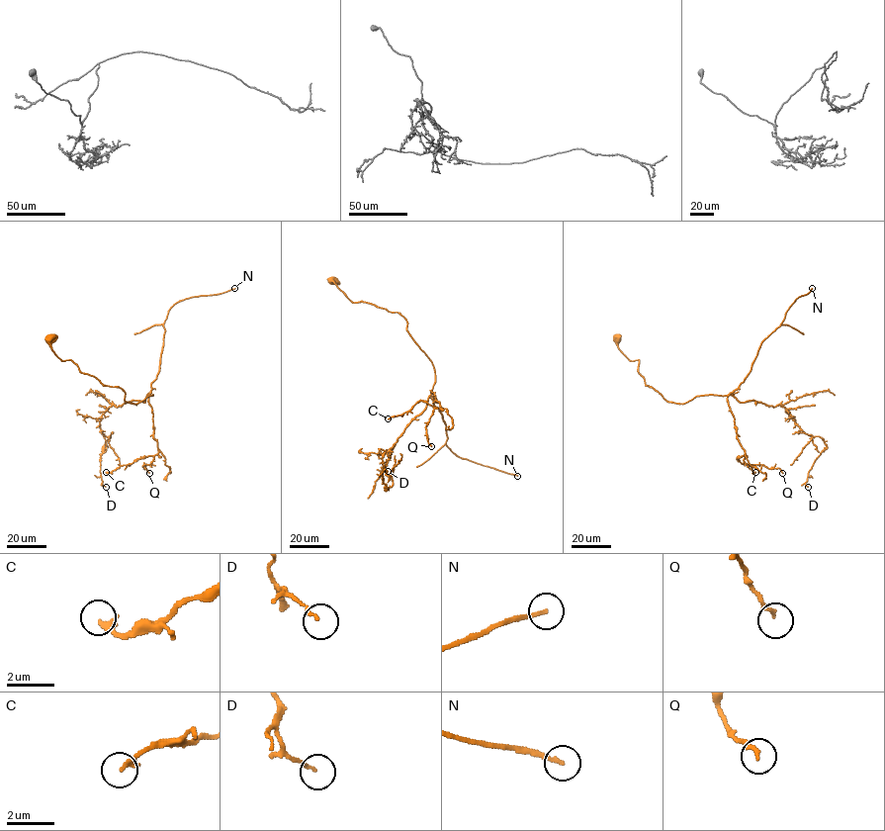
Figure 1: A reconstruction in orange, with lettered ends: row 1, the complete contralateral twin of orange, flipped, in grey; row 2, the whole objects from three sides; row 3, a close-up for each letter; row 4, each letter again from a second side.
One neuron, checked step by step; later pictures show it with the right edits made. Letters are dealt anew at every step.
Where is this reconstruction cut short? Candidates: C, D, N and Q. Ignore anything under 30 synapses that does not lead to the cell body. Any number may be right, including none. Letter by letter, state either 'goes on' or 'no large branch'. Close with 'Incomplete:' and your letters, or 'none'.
C: no large branch
D: no large branch
N: goes on
Q: no large branch
Incomplete: N

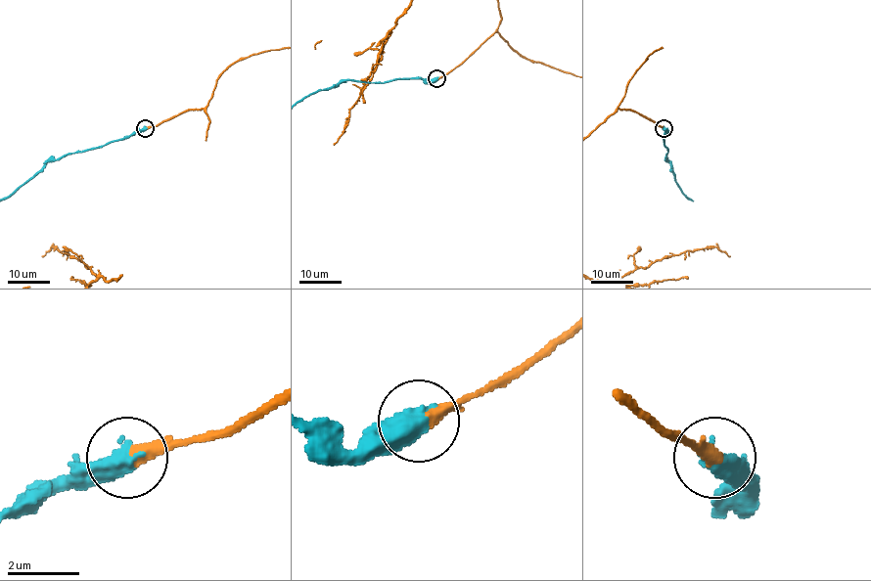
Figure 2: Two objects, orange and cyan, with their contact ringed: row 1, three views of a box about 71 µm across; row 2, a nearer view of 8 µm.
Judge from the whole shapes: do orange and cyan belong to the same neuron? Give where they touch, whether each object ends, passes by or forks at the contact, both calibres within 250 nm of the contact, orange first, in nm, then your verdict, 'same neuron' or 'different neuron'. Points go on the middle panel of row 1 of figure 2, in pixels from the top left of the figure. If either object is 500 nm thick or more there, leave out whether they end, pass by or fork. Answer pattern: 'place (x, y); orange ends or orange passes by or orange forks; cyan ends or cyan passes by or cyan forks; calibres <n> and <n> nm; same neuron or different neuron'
place (436, 78); calibres 400 and 650 nm; same neuron

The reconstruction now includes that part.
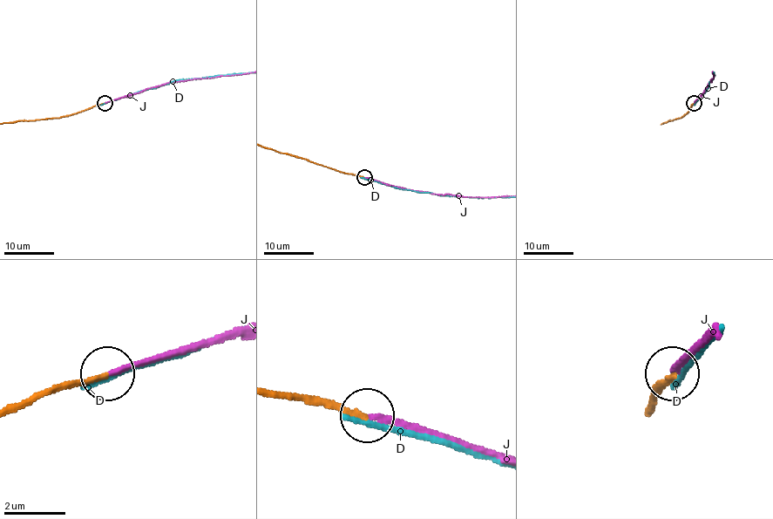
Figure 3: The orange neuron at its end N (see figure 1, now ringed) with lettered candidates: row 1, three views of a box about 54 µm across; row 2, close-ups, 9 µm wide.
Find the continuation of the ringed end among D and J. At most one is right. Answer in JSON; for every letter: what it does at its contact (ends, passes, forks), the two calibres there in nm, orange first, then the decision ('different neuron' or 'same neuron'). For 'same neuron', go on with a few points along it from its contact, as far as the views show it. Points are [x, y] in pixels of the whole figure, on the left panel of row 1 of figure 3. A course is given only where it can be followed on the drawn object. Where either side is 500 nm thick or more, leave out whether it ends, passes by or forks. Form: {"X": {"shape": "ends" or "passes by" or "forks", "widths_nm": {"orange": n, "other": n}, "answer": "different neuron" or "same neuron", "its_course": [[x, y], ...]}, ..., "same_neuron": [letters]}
{"D": {"shape": "ends", "widths_nm": {"orange": 180, "other": 200}, "answer": "different neuron"}, "J": {"shape": "ends", "widths_nm": {"orange": 150, "other": 160}, "answer": "same neuron"}, "same_neuron": ["J"]}

